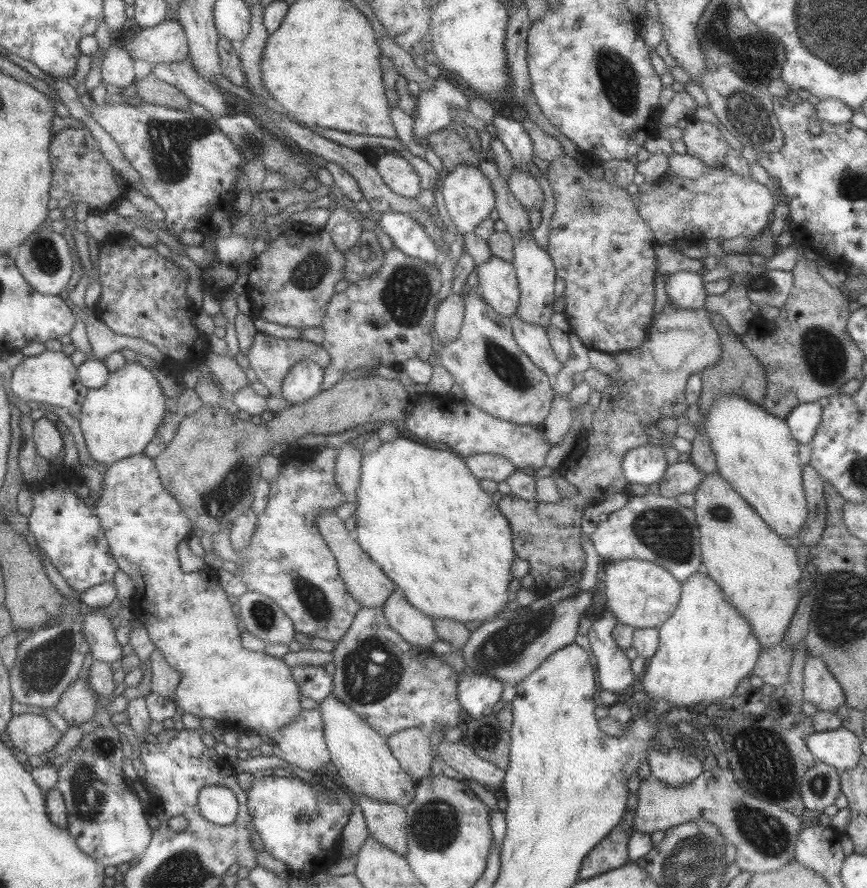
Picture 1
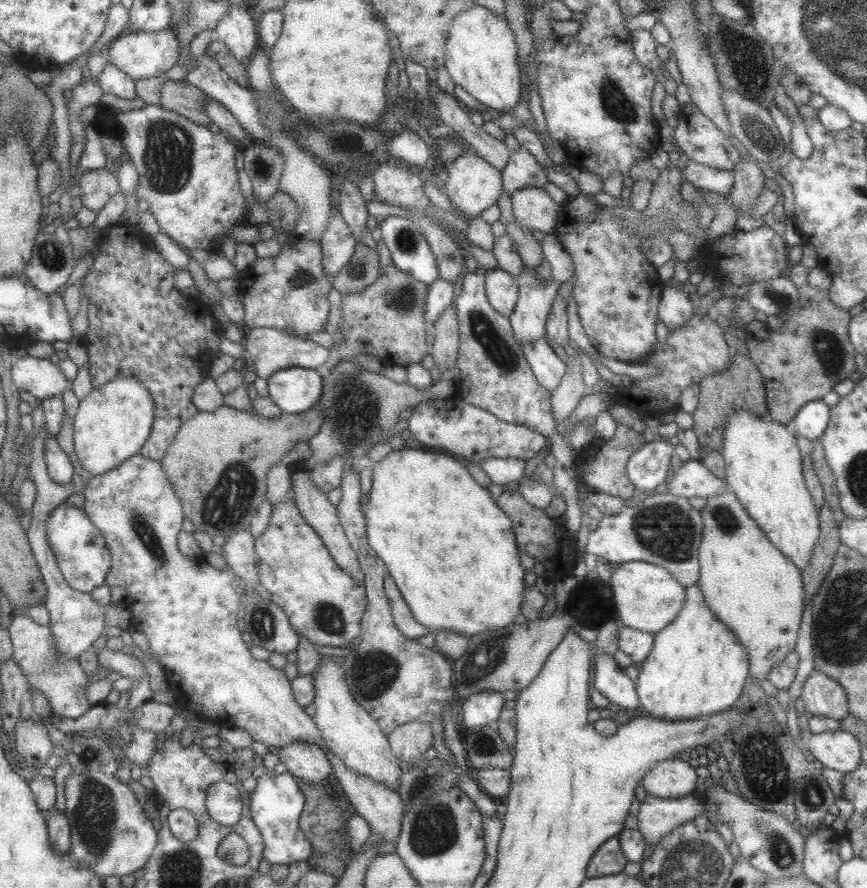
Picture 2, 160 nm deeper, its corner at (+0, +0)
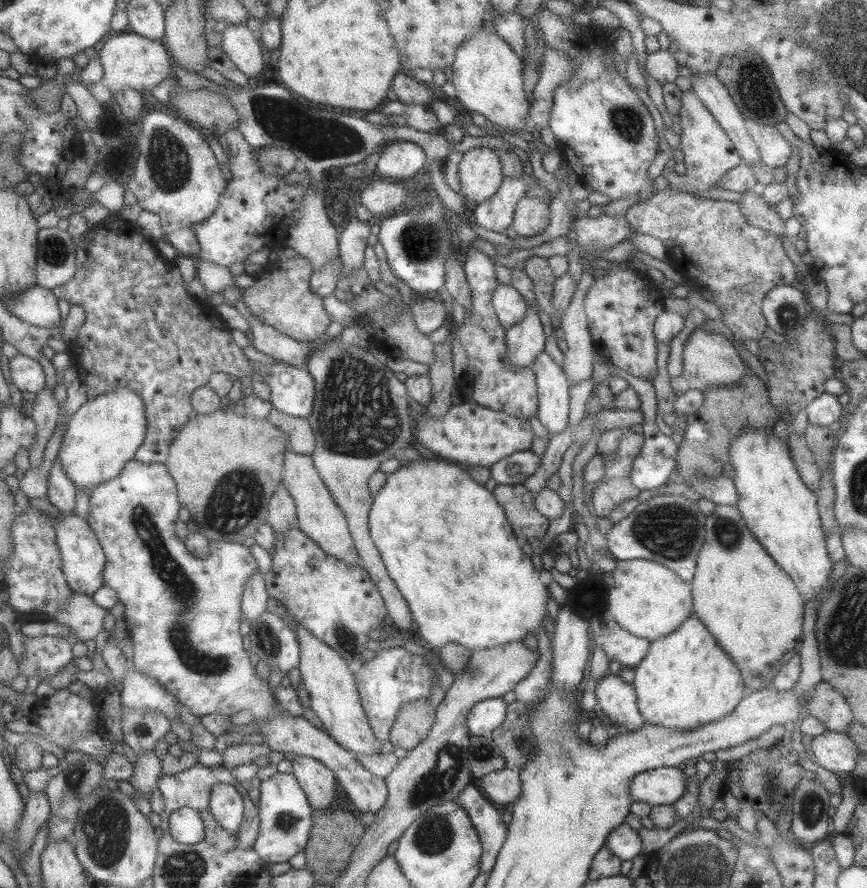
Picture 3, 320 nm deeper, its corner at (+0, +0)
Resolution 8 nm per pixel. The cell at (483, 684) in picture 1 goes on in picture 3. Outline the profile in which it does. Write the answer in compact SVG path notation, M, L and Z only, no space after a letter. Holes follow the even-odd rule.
M502 698L476 702L466 714L466 727L473 736L491 734L505 720L507 704Z

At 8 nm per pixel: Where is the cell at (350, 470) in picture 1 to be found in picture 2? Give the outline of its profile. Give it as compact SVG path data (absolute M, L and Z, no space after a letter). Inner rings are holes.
M345 467L339 486L342 495L336 511L363 573L367 606L361 617L359 640L353 644L355 651L343 656L345 661L340 665L349 692L352 692L357 704L376 720L381 732L389 734L396 726L409 721L430 724L434 718L442 720L441 707L455 696L452 663L435 648L423 647L416 639L407 638L394 625L383 588L387 567L369 548L363 515L359 510L362 493L358 473L357 469Z

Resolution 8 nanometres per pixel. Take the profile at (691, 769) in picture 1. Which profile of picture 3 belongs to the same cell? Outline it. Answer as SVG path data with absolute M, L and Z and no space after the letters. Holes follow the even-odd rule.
M659 767L631 777L629 801L673 805L685 793L685 776L677 767Z

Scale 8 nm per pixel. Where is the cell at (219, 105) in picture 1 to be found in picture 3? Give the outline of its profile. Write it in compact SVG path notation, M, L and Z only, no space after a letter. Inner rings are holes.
M230 128L219 137L226 142L229 180L218 198L211 216L191 225L199 250L195 259L229 267L245 261L251 252L269 248L279 253L284 248L287 231L298 218L298 206L304 195L304 186L287 184L284 175L270 175L260 169L255 150L252 149L237 128Z

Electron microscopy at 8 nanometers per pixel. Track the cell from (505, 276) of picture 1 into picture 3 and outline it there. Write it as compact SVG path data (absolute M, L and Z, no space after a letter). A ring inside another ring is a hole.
M498 284L491 295L491 306L503 331L517 325L525 317L526 303L511 285Z

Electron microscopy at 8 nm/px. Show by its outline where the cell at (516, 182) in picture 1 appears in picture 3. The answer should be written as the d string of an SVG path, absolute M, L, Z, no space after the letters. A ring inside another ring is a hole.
M521 197L516 204L513 218L512 228L516 236L535 236L540 234L549 218L549 199L540 201L533 197Z

